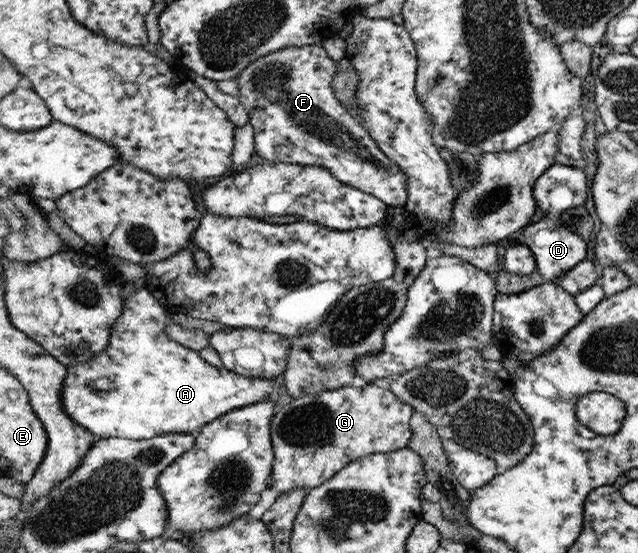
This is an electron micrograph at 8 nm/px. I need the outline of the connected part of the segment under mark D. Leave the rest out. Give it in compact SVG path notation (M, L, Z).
M548 216L523 229L523 243L534 251L537 259L537 271L545 277L545 281L555 281L567 275L569 271L582 264L587 257L587 243L574 230L565 229L559 219Z

